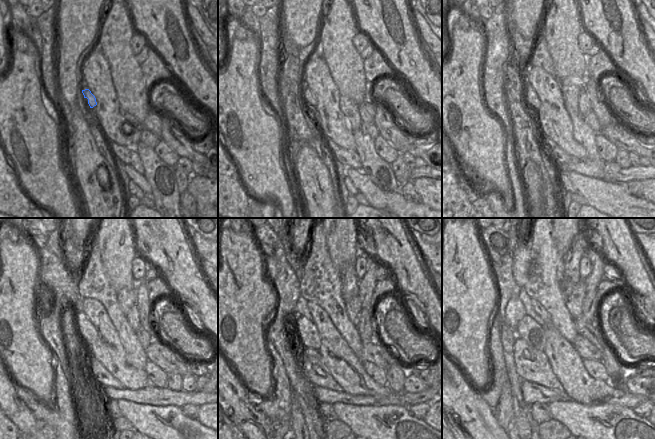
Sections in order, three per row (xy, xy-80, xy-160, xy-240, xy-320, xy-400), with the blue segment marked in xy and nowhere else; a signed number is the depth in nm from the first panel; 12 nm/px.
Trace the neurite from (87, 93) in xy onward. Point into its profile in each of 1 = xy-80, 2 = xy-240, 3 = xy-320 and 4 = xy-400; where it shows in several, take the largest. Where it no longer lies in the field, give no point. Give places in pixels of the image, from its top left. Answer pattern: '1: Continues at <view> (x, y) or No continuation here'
1: Continues at xy-80 (308, 96)
2: Continues at xy-240 (88, 333)
3: Continues at xy-320 (309, 336)
4: Continues at xy-400 (528, 329).

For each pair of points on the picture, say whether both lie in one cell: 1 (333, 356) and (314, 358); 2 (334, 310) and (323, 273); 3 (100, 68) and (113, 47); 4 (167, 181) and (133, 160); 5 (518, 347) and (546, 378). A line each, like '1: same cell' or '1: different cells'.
1: different cells
2: same cell
3: different cells
4: different cells
5: same cell

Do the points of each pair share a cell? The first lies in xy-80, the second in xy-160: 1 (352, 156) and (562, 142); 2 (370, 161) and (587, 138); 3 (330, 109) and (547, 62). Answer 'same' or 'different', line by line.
1: different
2: same
3: different

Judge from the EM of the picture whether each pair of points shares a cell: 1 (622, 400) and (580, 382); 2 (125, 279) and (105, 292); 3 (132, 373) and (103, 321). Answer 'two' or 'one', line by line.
1: one
2: two
3: one

